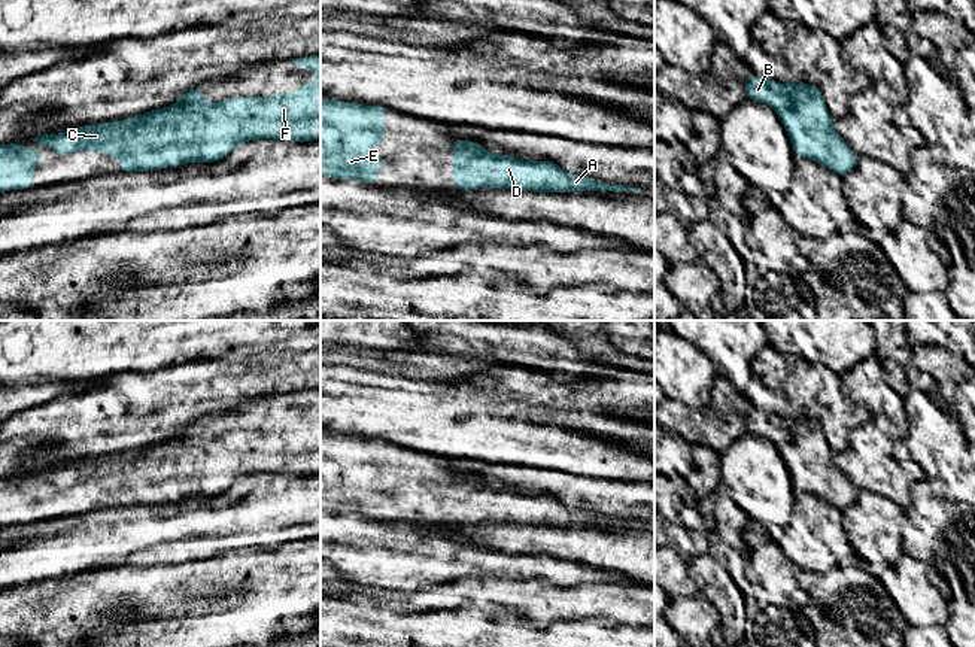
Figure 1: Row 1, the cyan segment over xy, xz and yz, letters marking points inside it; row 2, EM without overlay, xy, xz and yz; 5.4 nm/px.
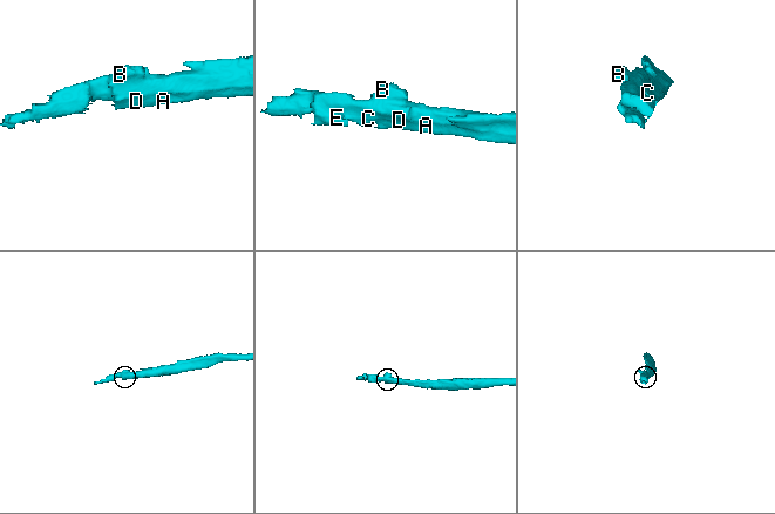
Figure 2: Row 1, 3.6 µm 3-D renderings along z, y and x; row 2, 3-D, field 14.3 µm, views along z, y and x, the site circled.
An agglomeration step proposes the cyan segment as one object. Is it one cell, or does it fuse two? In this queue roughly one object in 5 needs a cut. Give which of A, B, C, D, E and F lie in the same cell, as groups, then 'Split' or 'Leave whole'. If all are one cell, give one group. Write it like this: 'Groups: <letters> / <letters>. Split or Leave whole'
Groups: A B C D E F. Leave whole

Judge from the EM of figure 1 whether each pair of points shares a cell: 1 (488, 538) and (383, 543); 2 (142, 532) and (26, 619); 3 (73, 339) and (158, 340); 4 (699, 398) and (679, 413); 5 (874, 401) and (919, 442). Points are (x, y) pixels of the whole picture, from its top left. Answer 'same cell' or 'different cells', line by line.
1: different cells
2: different cells
3: same cell
4: different cells
5: different cells

